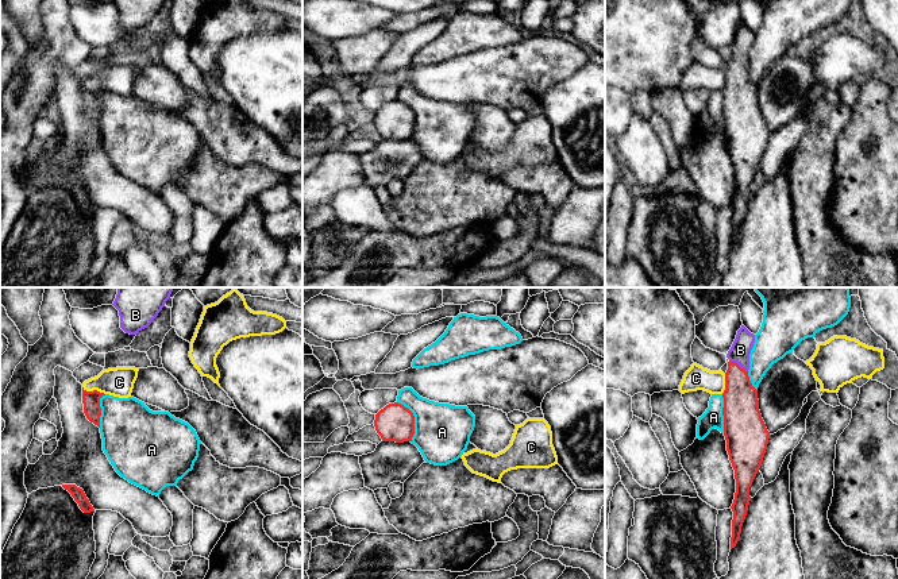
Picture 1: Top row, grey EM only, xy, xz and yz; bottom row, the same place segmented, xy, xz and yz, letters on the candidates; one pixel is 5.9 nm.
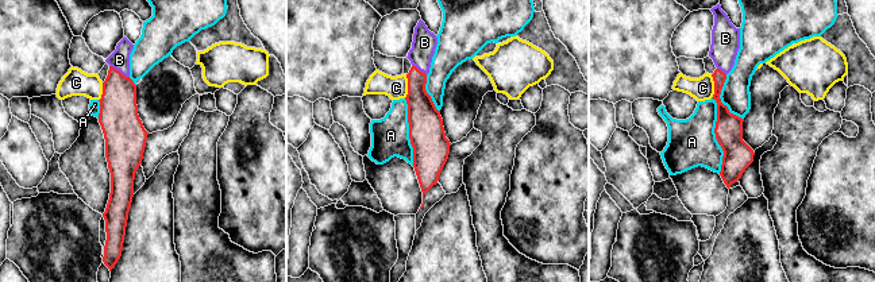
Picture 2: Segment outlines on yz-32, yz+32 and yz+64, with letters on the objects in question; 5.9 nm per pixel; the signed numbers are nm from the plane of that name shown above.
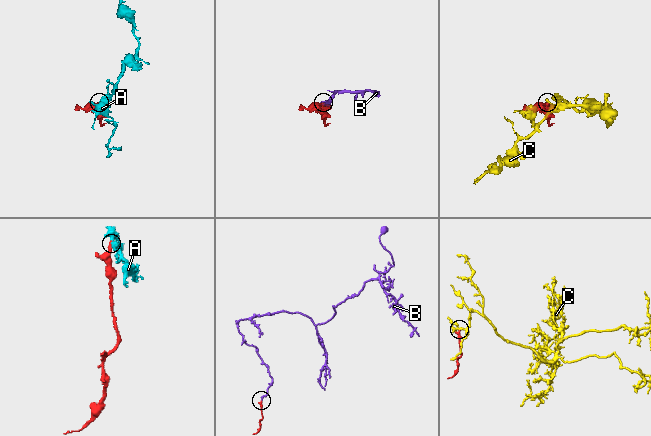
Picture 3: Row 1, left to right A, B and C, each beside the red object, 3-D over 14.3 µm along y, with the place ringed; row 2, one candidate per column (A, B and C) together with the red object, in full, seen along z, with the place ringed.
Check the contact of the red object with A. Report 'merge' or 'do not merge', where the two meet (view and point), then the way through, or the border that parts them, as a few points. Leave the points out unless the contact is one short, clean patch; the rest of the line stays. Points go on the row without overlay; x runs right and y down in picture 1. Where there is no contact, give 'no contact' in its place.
do not merge; meets red in xz at (413, 118)

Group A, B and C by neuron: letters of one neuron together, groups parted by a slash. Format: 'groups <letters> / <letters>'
groups A / B / C

